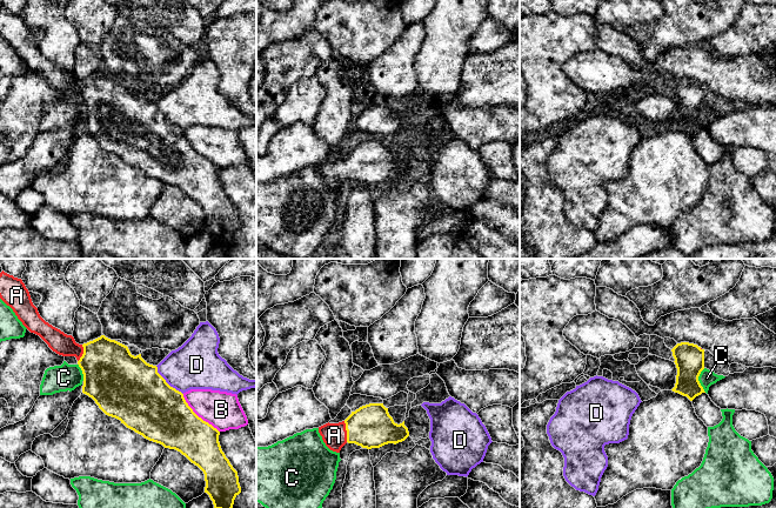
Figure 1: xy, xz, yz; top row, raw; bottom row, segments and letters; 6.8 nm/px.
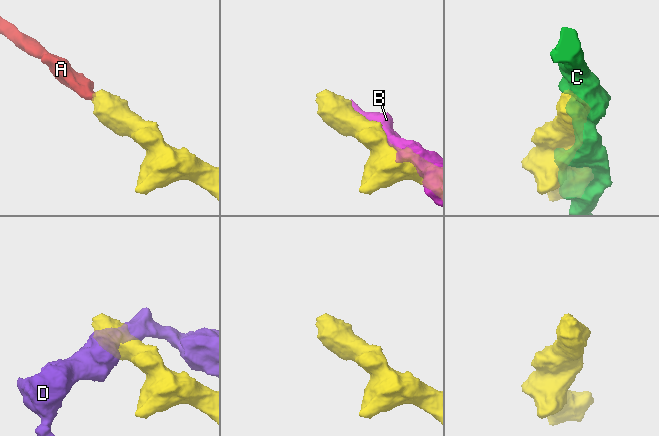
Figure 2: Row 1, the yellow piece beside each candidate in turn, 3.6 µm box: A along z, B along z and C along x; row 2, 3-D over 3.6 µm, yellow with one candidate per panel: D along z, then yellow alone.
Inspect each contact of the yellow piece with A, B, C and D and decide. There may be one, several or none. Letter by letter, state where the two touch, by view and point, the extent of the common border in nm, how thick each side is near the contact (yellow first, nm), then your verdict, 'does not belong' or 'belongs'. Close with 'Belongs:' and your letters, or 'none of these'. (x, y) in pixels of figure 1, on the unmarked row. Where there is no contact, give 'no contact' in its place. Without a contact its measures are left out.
A: xz (347, 168) | 150 nm | 300/170 nm | belongs
B: xy (196, 152) | 360 nm | 380/260 nm | does not belong
C: yz (697, 117) | 170 nm | 200/120 nm | does not belong
D: xy (166, 119) | 280 nm | 440/340 nm | does not belong
Belongs: A

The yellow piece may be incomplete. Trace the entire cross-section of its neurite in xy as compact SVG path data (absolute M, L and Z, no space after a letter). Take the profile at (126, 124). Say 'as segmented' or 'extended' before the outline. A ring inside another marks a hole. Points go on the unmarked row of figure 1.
extended; M4 7L0 9L0 35L13 46L31 69L39 72L53 88L76 94L83 111L82 129L92 134L106 152L120 156L145 175L185 192L203 208L205 229L213 238L214 246L229 249L241 223L238 208L221 186L220 168L193 148L183 131L166 119L158 109L156 102L147 100L141 91L132 92L127 82L105 72L83 81L76 80L72 72L46 59L33 41L22 16Z

